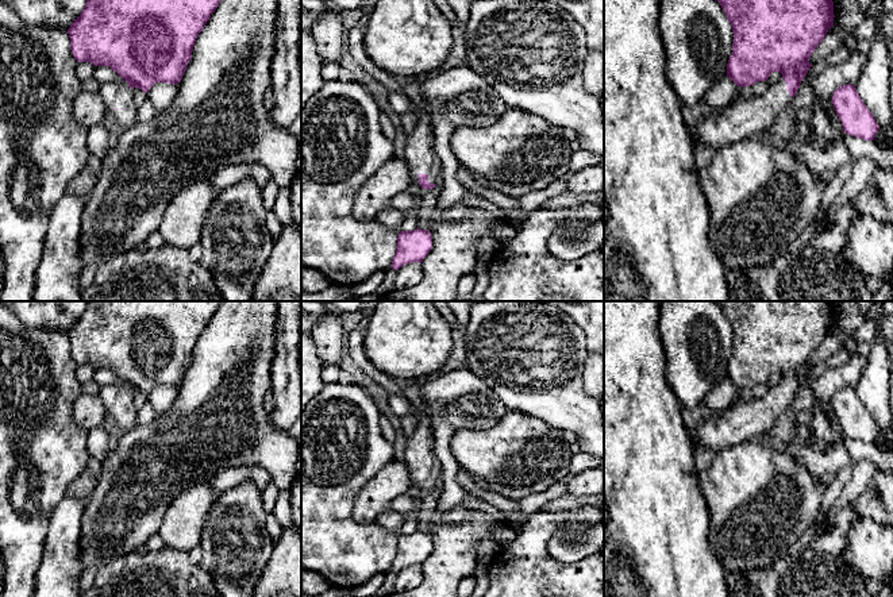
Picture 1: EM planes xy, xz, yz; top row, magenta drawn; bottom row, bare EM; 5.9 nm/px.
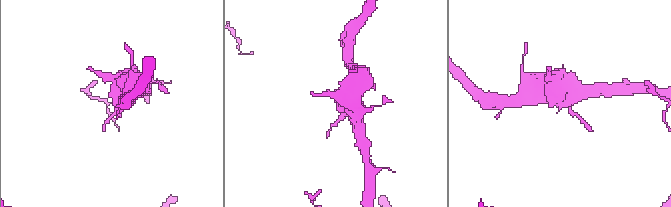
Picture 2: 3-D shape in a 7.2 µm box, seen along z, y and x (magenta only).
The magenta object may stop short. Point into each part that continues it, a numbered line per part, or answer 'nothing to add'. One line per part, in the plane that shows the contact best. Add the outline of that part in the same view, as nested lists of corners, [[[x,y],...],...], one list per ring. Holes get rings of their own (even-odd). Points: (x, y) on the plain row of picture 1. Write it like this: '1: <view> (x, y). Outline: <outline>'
1: xz (420, 459). Outline: [[[422,419],[407,442],[405,466],[412,484],[419,484],[419,475],[428,478],[428,485],[438,486],[440,466],[435,454],[431,421]]]

